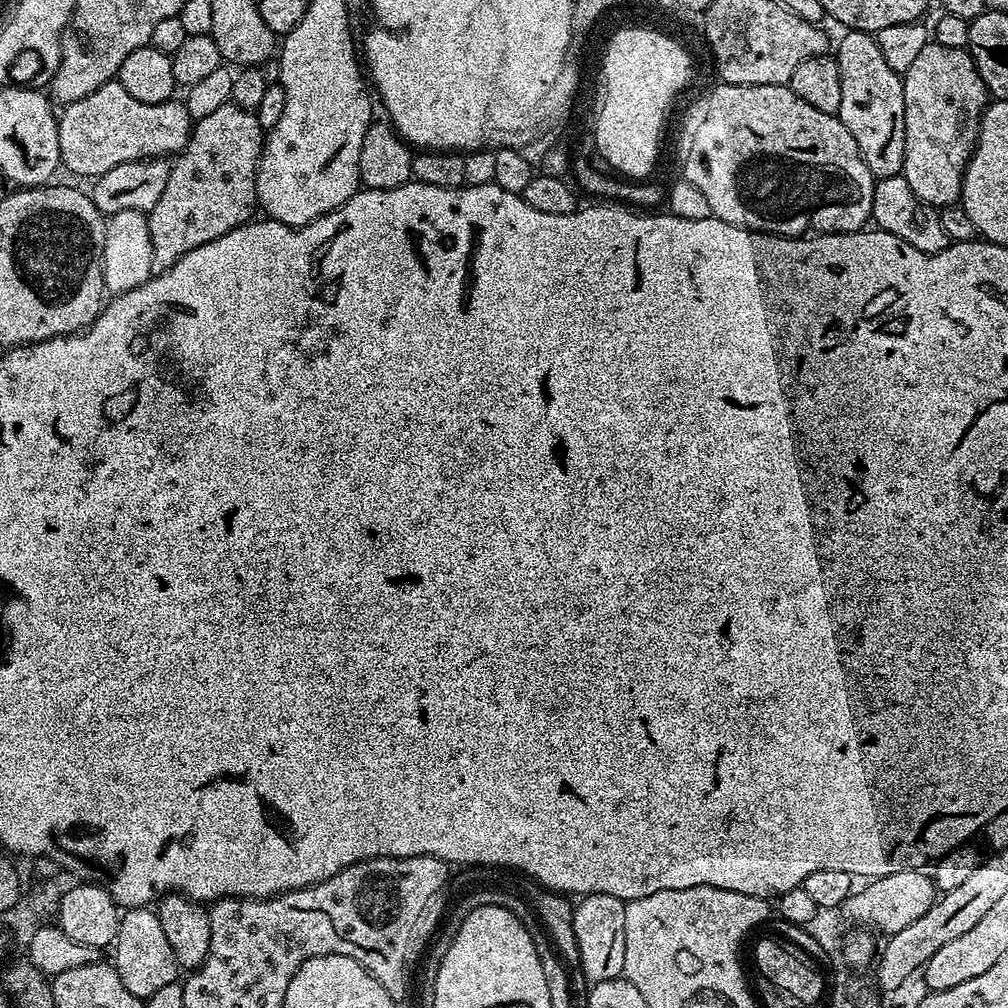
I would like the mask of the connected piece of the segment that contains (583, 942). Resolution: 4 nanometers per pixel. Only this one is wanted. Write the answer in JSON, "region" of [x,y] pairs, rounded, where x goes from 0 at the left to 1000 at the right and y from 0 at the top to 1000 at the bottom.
{"region":[[[585,887],[576,889],[569,897],[569,931],[573,931],[573,946],[575,947],[574,963],[579,965],[580,973],[592,976],[602,972],[610,972],[619,963],[621,950],[621,903],[620,894],[609,891],[605,887]]]}

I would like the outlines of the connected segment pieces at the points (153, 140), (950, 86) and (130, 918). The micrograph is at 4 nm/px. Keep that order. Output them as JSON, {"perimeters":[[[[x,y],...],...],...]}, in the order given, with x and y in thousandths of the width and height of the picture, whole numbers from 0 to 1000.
{"perimeters":[[[[118,81],[102,83],[93,93],[63,104],[57,121],[60,162],[75,175],[94,177],[113,169],[113,165],[121,165],[121,161],[171,157],[185,145],[191,122],[178,98],[156,103],[137,101]]],[[[928,42],[915,46],[911,58],[907,58],[903,69],[896,72],[895,78],[899,101],[899,145],[895,174],[899,181],[903,181],[903,188],[915,201],[932,208],[952,197],[956,170],[960,168],[960,159],[968,148],[969,137],[972,136],[972,119],[976,116],[976,108],[982,102],[980,87],[974,81],[959,48],[935,46]]],[[[150,900],[129,901],[120,908],[113,943],[113,959],[117,970],[121,970],[125,982],[129,982],[129,986],[139,992],[146,992],[149,986],[154,986],[161,978],[176,975],[177,957],[173,942],[169,942],[169,935],[161,924],[161,915]]]]}

